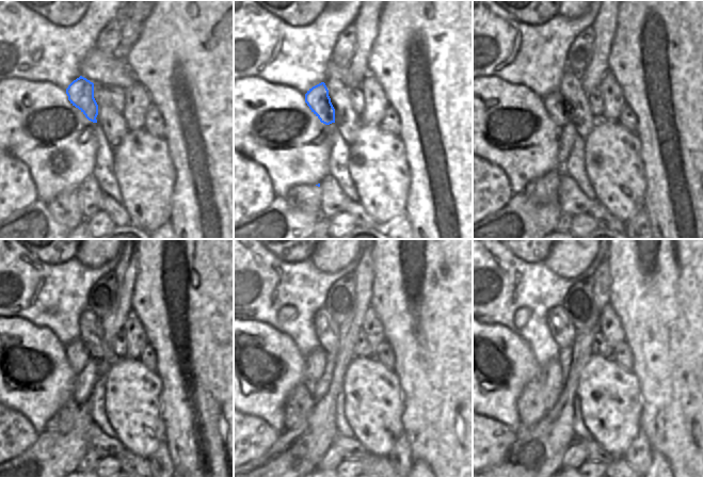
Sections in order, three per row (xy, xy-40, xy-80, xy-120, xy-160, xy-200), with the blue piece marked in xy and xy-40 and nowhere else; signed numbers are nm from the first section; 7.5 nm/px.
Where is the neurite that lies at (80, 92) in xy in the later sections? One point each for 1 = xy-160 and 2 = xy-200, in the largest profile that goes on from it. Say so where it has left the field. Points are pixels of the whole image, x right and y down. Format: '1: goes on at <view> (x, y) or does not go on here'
1: goes on at xy-160 (300, 402)
2: goes on at xy-200 (539, 396)

